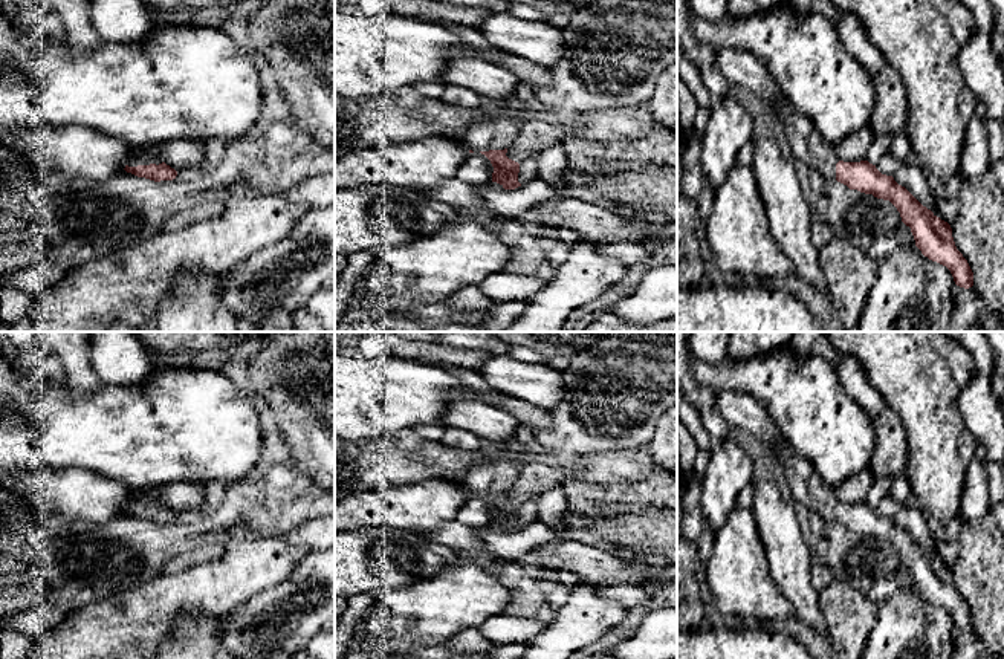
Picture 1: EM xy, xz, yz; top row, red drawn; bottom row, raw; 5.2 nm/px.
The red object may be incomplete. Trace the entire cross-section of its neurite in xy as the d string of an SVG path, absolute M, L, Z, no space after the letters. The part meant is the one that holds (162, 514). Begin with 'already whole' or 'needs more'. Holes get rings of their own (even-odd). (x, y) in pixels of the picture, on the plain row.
needs more; M144 494L134 497L128 495L125 502L127 515L131 515L138 520L145 520L154 524L173 523L177 518L177 514L167 508L162 502L154 497L147 497Z

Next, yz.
needs more; M779 434L778 446L764 446L781 466L795 503L804 505L827 523L837 523L850 532L873 537L889 543L900 555L902 564L911 570L915 589L925 599L946 609L957 628L969 631L973 628L973 615L957 592L952 570L923 549L892 518L882 517L868 503L844 505L837 500L834 488L827 486L816 476L815 466L799 457L789 442Z

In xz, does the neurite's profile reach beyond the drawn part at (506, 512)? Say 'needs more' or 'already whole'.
needs more

